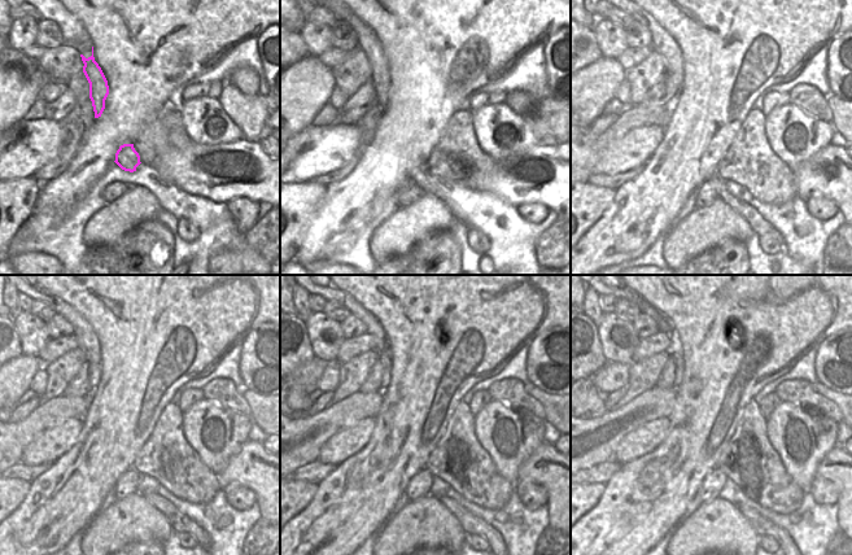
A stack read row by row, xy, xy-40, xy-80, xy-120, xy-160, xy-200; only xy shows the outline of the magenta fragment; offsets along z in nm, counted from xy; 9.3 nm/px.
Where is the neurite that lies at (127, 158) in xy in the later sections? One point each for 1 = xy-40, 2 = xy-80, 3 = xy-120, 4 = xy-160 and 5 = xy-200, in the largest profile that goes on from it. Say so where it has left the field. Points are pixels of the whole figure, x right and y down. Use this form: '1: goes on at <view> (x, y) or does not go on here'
1: goes on at xy-40 (420, 175)
2: goes on at xy-80 (759, 226)
3: goes on at xy-120 (179, 523)
4: goes on at xy-160 (471, 524)
5: goes on at xy-200 (763, 527)

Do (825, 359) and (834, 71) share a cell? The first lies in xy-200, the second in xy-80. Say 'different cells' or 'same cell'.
same cell

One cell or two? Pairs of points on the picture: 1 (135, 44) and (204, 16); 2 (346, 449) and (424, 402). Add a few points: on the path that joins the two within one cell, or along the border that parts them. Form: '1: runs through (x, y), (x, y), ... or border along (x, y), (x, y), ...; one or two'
1: runs through (152, 27), (164, 16), (187, 16); one
2: border along (375, 418), (375, 428), (370, 440), (352, 457); two

